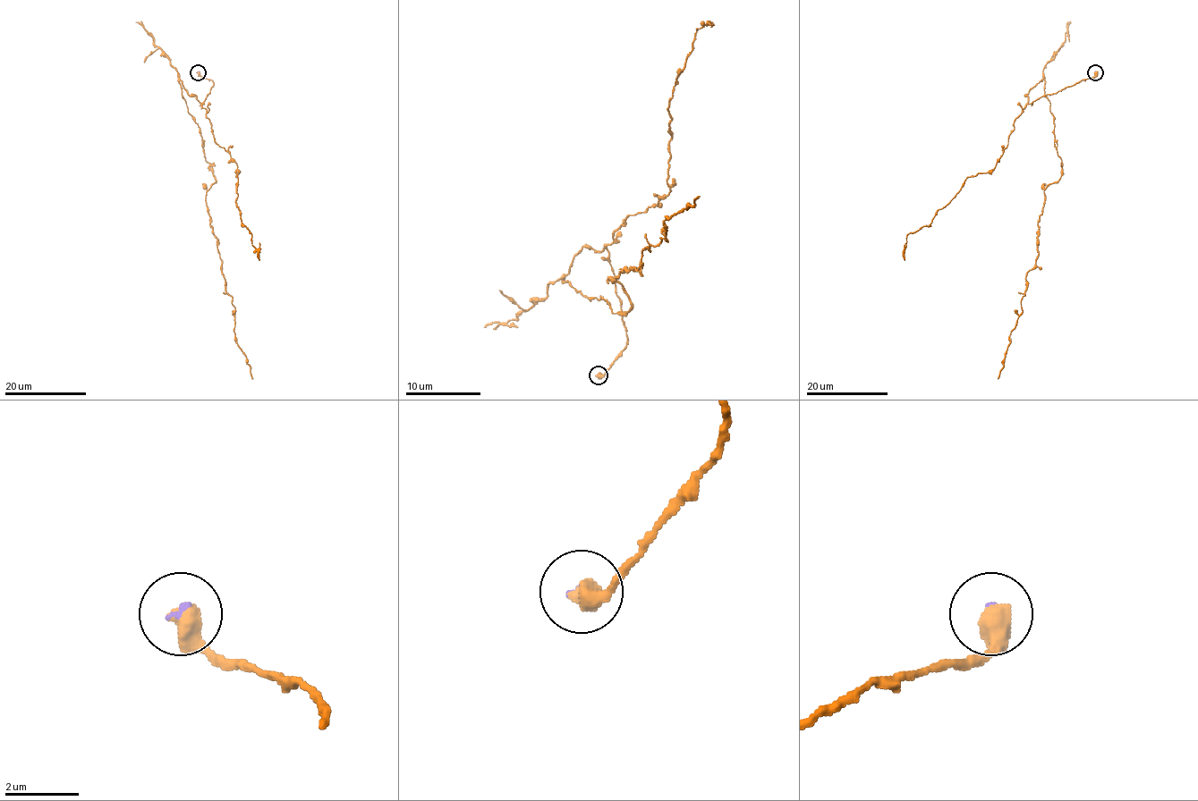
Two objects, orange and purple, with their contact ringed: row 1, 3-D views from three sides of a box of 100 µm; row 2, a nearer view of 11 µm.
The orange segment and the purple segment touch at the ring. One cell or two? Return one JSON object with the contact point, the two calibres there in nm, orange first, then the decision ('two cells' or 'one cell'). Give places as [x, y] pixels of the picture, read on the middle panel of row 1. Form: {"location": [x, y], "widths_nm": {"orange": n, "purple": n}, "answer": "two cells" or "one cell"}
{"location": [598, 375], "widths_nm": {"orange": 650, "purple": 90}, "answer": "two cells"}

